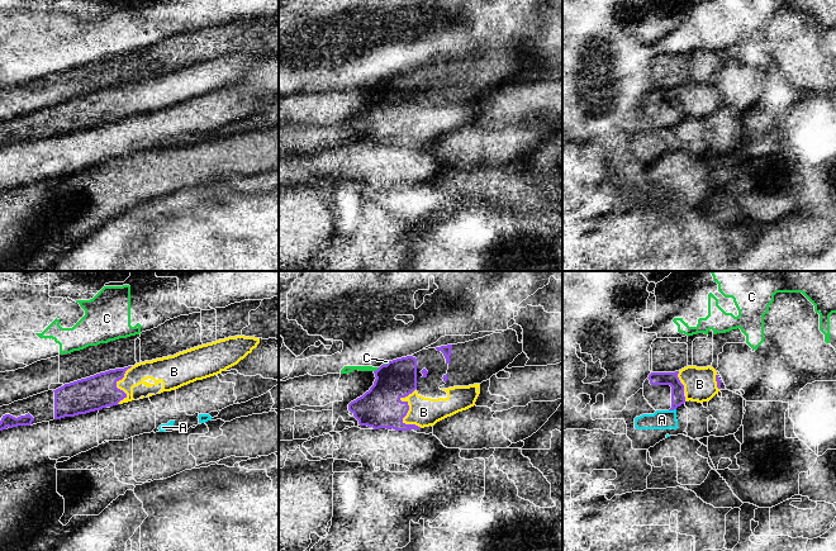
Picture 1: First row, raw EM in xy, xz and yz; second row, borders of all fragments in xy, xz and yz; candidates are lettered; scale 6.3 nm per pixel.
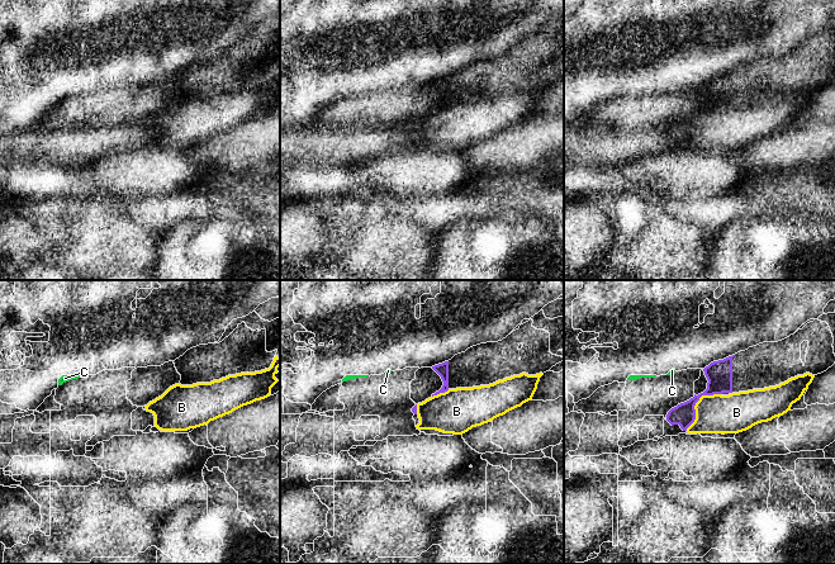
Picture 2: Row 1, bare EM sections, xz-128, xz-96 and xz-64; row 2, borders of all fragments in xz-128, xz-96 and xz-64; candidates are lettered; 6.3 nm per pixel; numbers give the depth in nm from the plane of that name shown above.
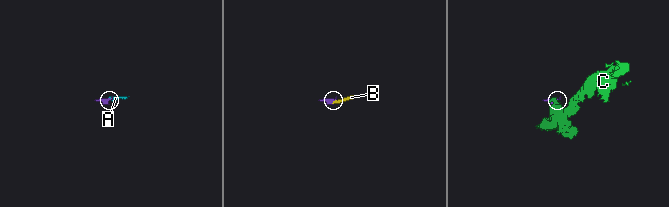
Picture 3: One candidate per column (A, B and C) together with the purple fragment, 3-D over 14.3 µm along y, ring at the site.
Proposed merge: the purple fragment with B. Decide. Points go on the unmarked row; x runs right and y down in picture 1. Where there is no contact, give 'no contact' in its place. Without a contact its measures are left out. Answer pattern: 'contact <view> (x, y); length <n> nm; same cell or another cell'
contact xz (408, 126); length 260 nm; same cell

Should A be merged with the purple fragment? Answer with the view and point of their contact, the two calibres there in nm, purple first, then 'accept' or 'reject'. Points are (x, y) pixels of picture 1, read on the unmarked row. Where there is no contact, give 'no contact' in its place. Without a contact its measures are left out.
contact yz (671, 126); calibres 90 and 130 nm; reject

